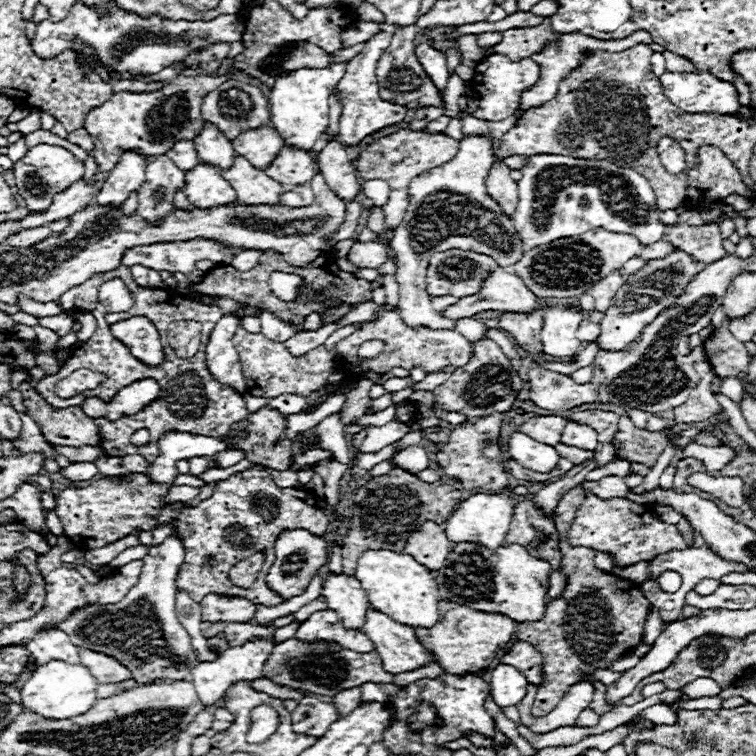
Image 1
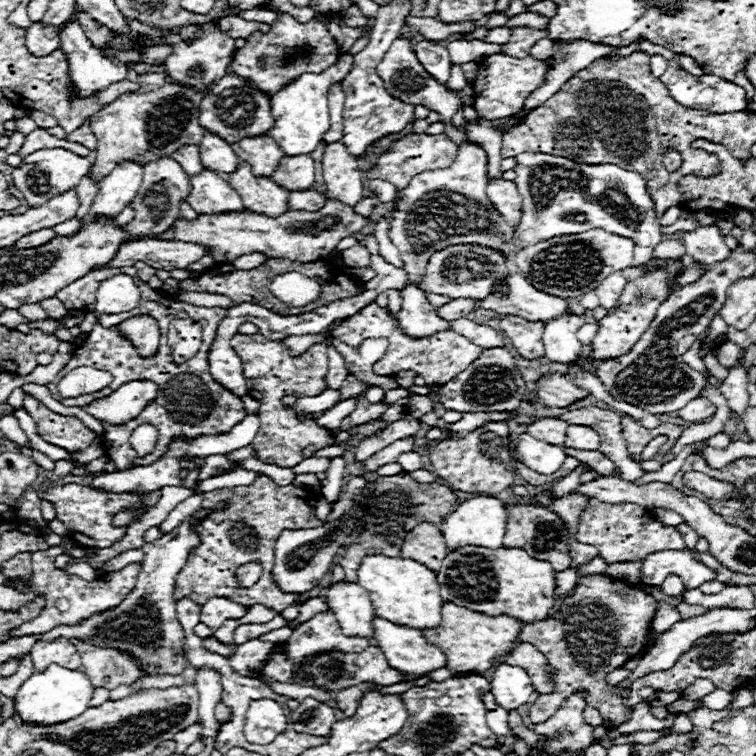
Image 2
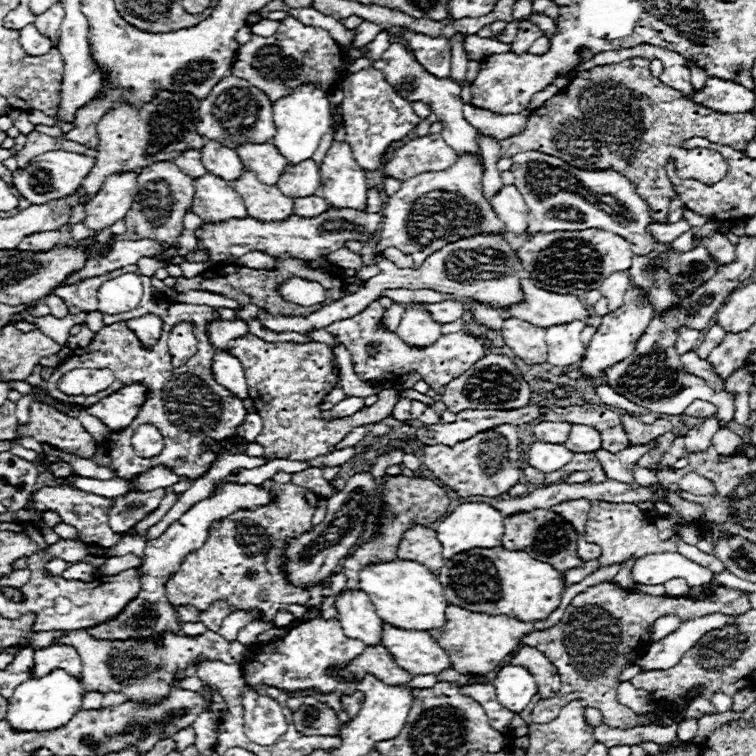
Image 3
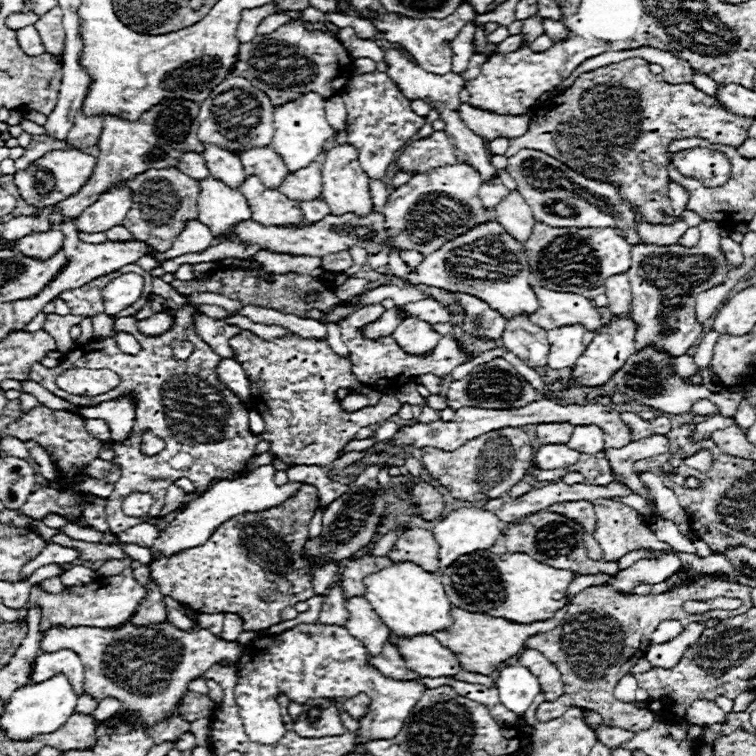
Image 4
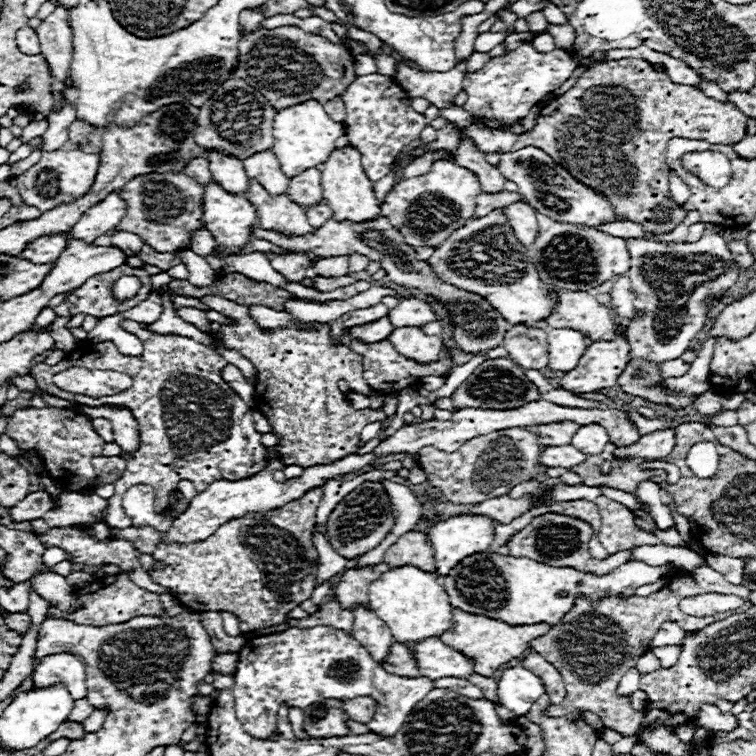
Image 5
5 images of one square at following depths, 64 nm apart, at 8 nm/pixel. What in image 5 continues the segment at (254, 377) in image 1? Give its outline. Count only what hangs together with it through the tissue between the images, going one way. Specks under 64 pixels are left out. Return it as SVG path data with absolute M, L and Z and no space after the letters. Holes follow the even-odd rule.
M212 295L204 296L200 301L234 321L227 324L212 322L210 330L219 336L226 348L240 352L256 366L256 408L266 414L272 432L282 434L276 450L284 464L308 468L314 464L336 462L360 448L360 432L366 424L386 418L382 410L354 410L346 394L338 390L338 380L362 376L362 356L354 354L346 344L332 344L328 324L310 322L302 330L260 328L244 304Z

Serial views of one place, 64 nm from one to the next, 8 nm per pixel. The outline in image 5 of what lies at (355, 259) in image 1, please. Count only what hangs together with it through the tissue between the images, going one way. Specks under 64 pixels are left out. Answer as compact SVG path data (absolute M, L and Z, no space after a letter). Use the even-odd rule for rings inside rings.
M332 256L332 258L322 258L314 264L314 270L318 276L324 278L336 278L336 276L346 276L348 274L348 256Z

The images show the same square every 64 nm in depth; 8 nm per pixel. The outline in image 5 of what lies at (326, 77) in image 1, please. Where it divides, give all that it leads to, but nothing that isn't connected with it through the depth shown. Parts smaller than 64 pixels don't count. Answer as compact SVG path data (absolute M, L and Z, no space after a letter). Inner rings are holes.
M308 100L284 110L276 112L276 120L274 120L274 154L282 166L282 172L288 178L294 178L294 174L302 174L302 170L308 168L316 168L320 164L324 164L330 154L334 152L334 142L344 136L344 126L342 122L334 122L332 118L328 118L328 114L324 112L324 106L316 100Z

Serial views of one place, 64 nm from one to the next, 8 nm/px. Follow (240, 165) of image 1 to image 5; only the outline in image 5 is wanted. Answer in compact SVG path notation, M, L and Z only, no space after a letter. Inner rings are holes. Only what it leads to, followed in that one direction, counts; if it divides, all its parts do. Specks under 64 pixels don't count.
M256 180L250 182L250 190L246 192L250 204L256 208L258 226L264 230L282 232L286 236L298 236L298 234L310 234L314 232L308 224L306 210L286 196L272 198Z

